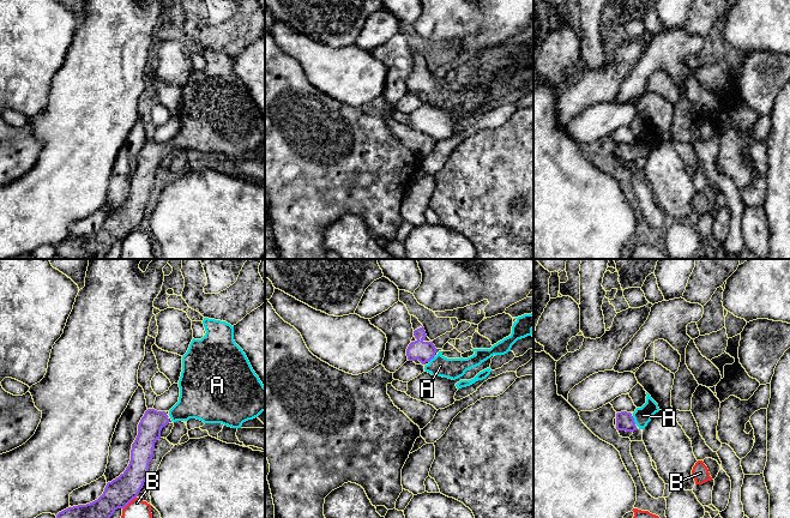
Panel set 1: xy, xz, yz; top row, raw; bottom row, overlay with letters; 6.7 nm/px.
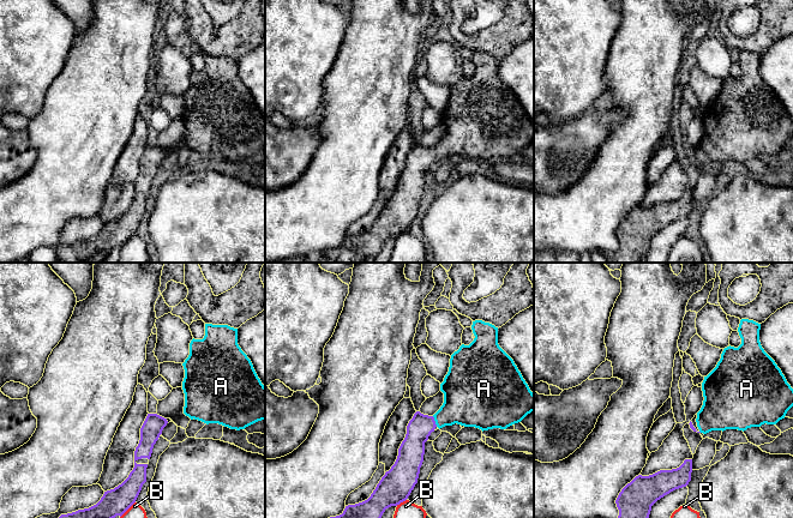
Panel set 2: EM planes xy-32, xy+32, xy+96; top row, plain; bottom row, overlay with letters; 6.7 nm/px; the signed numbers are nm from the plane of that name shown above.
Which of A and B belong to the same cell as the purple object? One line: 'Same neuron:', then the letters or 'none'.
Same neuron: A

